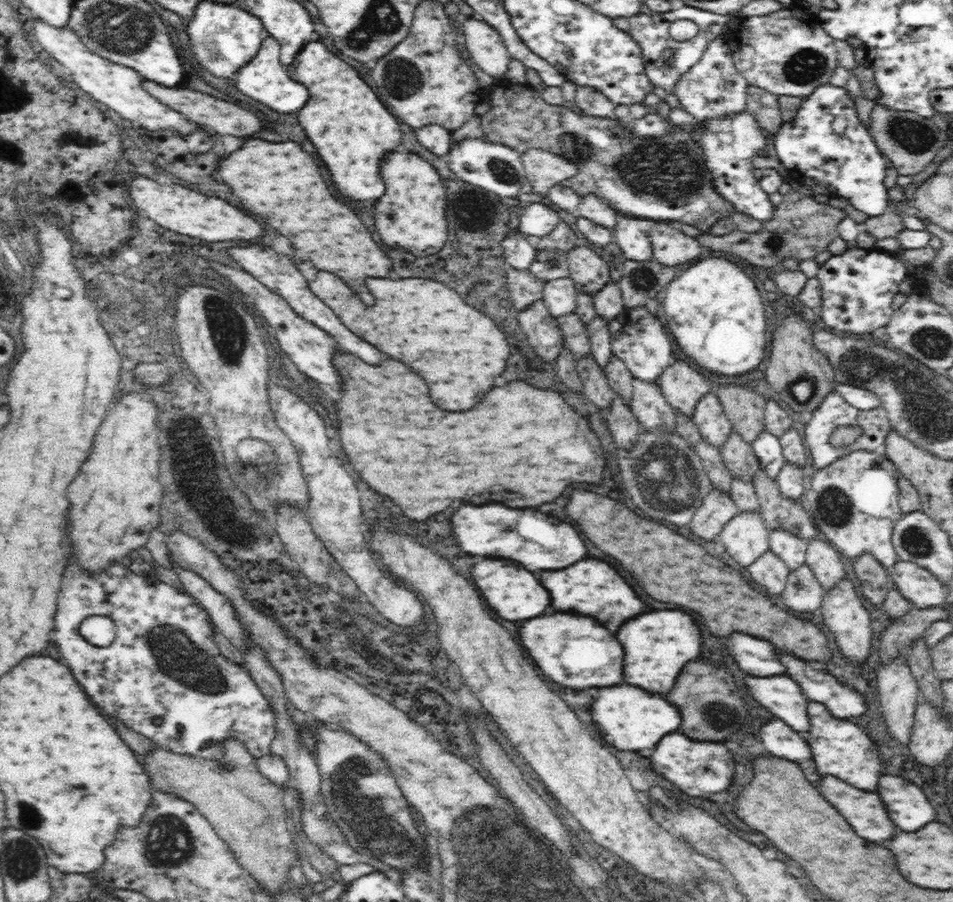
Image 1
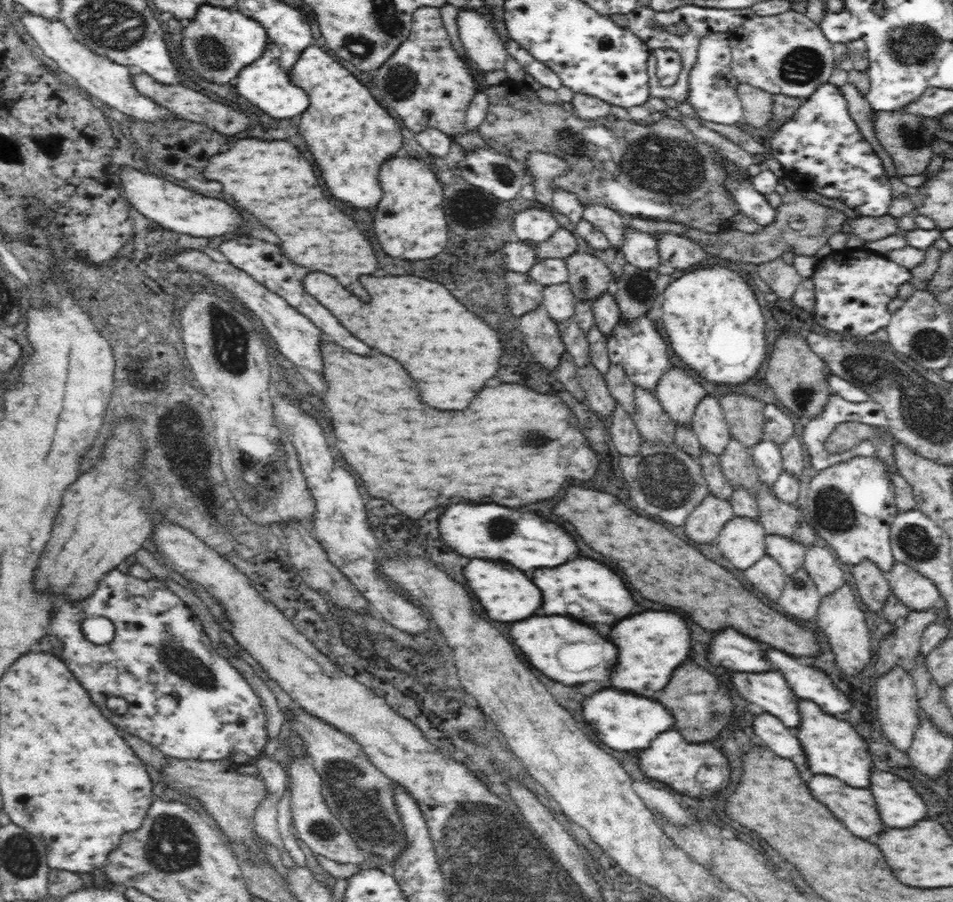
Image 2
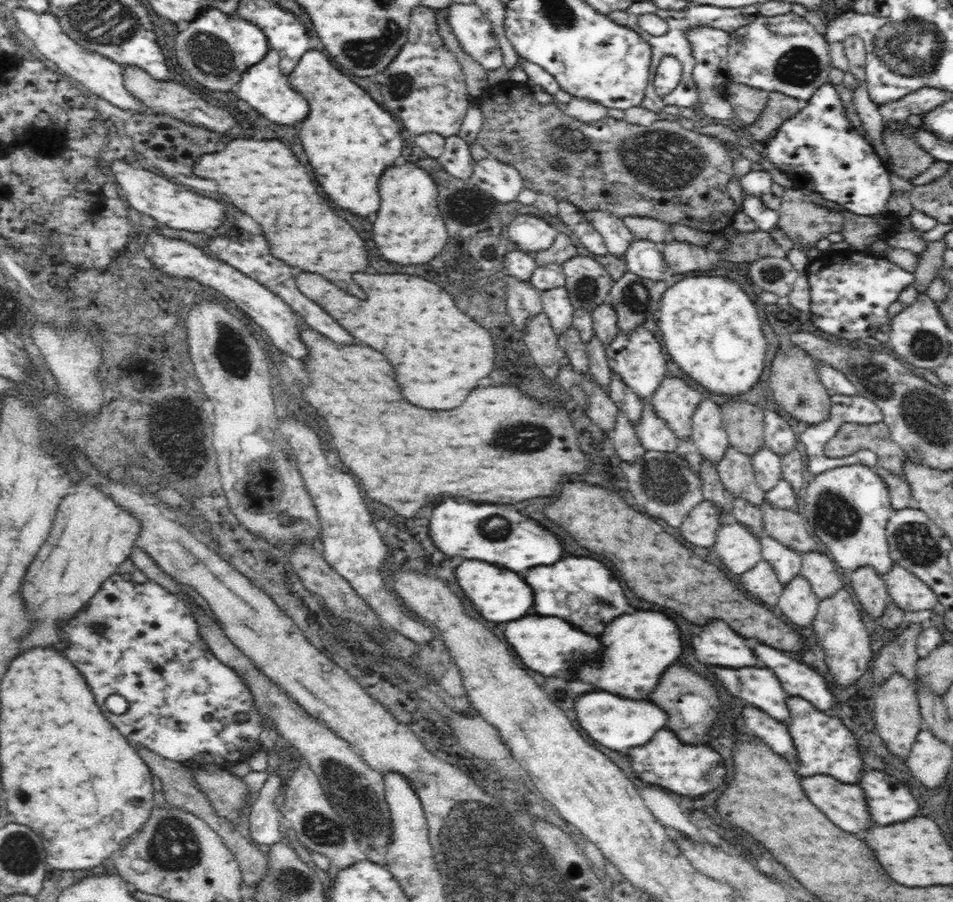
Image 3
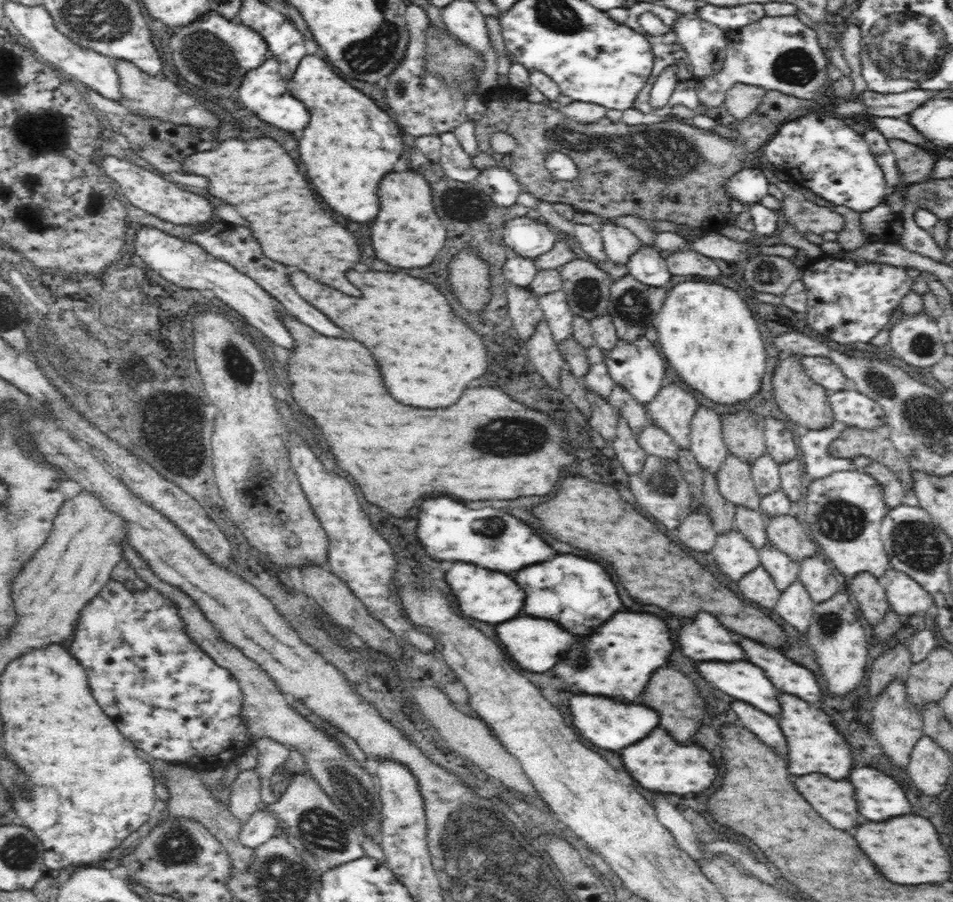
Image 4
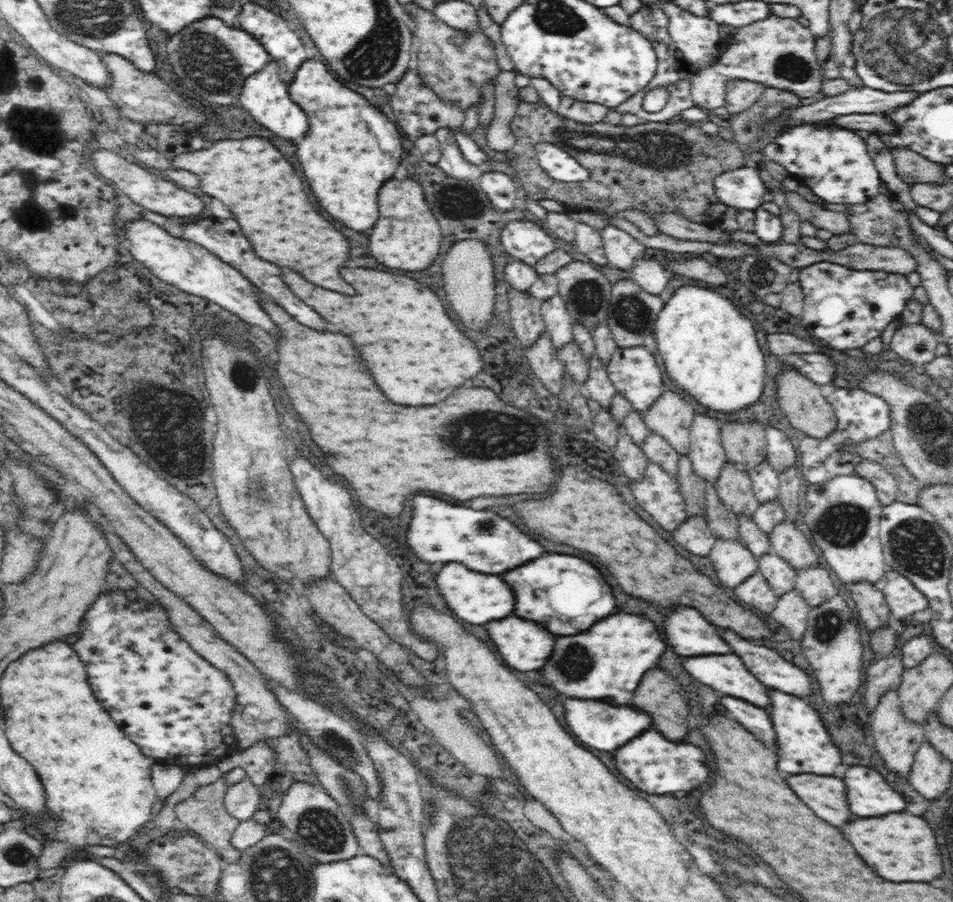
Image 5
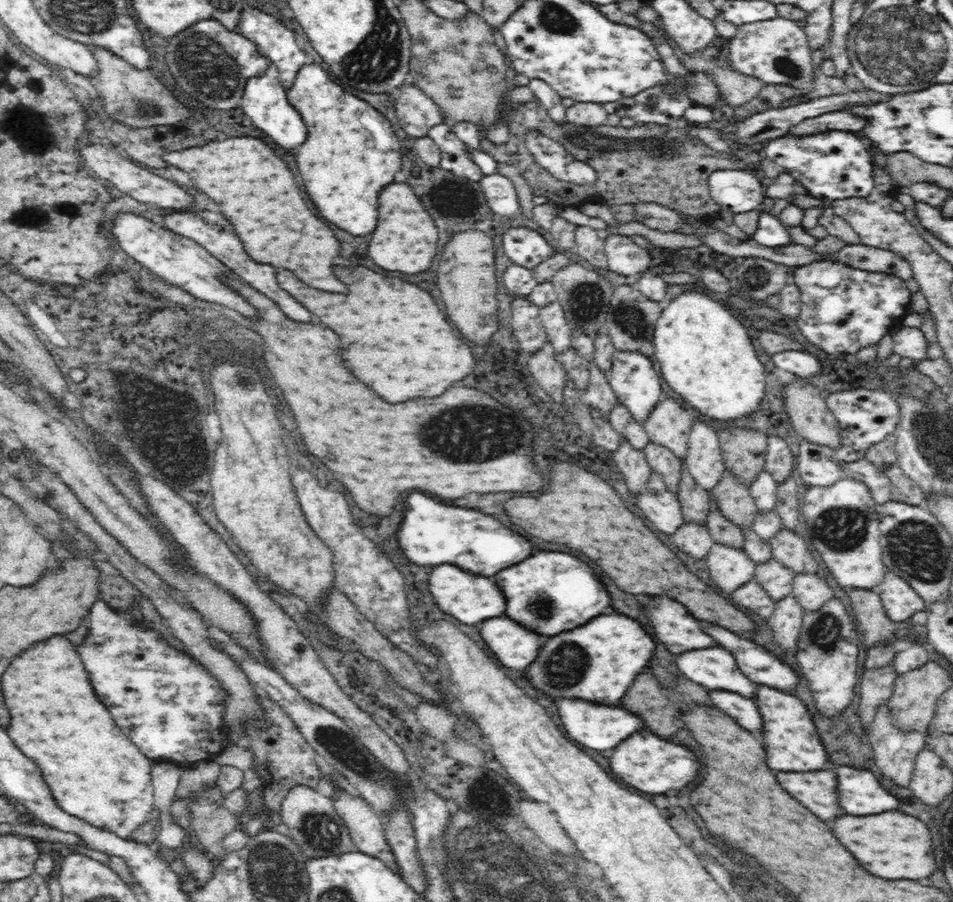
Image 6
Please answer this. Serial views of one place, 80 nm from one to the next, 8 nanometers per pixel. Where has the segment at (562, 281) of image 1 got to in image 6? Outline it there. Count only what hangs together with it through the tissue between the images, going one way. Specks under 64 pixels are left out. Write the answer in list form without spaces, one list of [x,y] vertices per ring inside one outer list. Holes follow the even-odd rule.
[[[558,301],[539,307],[539,321],[546,331],[547,341],[552,344],[554,352],[564,352],[571,347],[571,328]]]

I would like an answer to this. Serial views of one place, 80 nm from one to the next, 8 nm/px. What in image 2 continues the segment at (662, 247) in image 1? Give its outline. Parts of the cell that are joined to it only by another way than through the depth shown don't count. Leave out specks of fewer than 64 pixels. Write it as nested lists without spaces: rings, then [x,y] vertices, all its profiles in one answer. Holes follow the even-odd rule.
[[[660,234],[656,238],[656,243],[658,243],[661,265],[676,270],[694,268],[707,258],[707,252],[702,246],[680,234]]]

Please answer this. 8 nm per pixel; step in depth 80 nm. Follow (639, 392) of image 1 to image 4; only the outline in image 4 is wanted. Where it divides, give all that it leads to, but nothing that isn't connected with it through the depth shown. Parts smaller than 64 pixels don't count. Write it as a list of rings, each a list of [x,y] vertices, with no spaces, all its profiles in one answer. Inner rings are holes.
[[[651,420],[638,432],[637,439],[648,455],[678,460],[679,446],[663,428],[656,426]]]

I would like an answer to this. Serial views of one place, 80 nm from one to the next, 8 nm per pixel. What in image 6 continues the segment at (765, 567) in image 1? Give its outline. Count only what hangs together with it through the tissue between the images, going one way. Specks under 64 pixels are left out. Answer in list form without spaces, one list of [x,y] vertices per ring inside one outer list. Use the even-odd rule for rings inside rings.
[[[755,578],[731,592],[731,596],[740,608],[745,611],[752,610],[754,614],[767,620],[775,609],[775,602],[769,597],[769,594],[766,594]]]

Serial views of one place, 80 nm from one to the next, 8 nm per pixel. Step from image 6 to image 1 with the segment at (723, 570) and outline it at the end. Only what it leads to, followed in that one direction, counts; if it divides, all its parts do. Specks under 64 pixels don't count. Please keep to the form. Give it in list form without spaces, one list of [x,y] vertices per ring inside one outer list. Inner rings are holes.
[[[740,512],[724,525],[717,540],[740,566],[750,566],[769,550],[770,532],[760,512]]]

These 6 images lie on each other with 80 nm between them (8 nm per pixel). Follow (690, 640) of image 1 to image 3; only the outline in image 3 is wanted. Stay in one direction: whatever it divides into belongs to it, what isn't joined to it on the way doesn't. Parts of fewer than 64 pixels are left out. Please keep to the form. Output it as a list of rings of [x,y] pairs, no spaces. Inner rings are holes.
[[[650,610],[614,618],[614,622],[610,622],[610,626],[602,632],[600,642],[604,646],[600,662],[578,664],[572,678],[592,684],[594,690],[606,690],[610,694],[634,700],[644,700],[654,690],[660,674],[680,656],[684,648],[678,626],[666,614]]]

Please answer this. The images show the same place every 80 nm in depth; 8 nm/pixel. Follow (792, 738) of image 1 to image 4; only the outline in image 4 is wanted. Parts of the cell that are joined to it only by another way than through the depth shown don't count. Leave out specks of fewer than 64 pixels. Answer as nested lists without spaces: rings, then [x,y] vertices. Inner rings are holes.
[[[740,700],[732,702],[730,707],[738,716],[738,724],[753,732],[761,742],[772,747],[782,758],[787,756],[788,741],[786,741],[776,717]]]

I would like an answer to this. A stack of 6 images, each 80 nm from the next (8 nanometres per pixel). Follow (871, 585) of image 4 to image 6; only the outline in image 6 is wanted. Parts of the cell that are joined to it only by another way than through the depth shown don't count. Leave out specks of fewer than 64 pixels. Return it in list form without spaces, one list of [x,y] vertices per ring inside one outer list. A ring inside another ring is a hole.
[[[849,589],[846,594],[850,598],[850,606],[862,630],[866,646],[889,642],[892,638],[895,640],[893,620],[885,613],[877,589]]]

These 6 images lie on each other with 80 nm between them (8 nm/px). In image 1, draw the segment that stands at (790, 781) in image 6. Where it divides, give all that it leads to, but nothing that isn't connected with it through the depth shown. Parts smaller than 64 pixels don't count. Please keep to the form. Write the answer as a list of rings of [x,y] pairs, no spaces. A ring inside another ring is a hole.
[[[823,775],[816,784],[818,784],[820,794],[846,818],[846,822],[856,830],[858,836],[876,842],[876,840],[888,840],[888,838],[892,838],[896,834],[896,826],[890,822],[888,812],[886,812],[882,800],[878,798],[878,794],[858,790],[858,788],[850,786],[843,780],[838,780],[832,775]]]

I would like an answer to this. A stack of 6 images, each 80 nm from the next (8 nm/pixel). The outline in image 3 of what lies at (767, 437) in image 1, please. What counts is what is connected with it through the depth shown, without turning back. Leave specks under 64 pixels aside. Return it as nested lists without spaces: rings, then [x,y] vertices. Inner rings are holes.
[[[762,446],[756,454],[752,454],[756,483],[762,493],[774,488],[781,480],[781,456],[772,452],[769,446]]]

